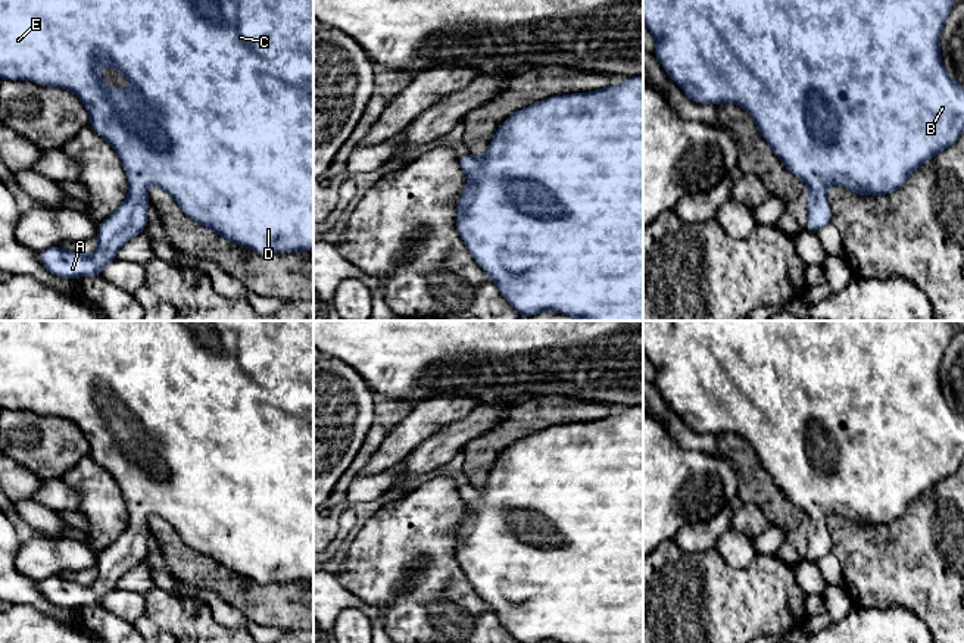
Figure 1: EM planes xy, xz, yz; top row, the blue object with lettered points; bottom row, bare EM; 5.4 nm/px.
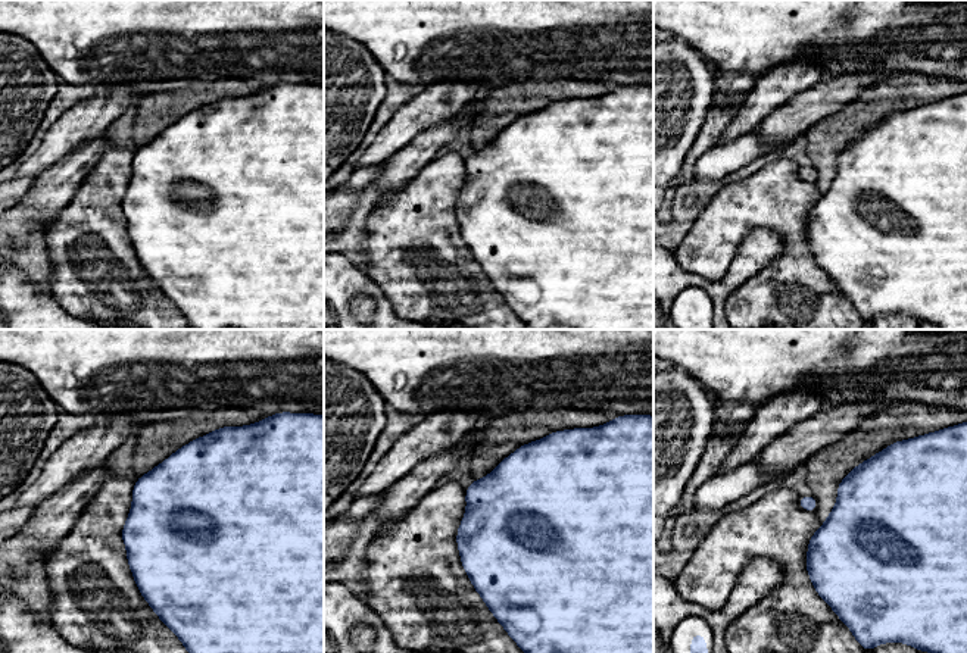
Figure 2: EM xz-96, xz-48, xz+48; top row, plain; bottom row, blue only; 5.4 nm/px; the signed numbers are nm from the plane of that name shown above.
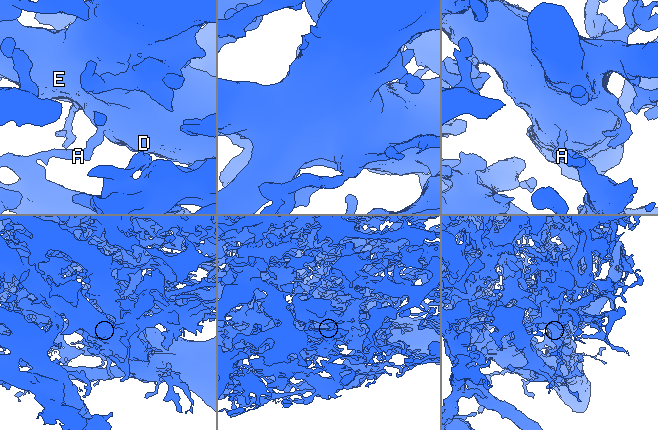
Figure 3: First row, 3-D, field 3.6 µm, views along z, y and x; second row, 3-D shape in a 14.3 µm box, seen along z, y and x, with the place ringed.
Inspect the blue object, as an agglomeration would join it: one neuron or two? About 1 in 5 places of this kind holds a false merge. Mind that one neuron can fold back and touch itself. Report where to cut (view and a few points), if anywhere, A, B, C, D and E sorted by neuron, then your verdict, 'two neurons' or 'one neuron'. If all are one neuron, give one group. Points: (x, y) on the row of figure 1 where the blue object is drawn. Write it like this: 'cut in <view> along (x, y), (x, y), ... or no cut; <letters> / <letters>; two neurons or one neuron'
no cut; A B C D E; one neuron

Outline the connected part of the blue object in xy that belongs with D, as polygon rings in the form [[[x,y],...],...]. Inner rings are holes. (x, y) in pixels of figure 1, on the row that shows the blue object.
[[[0,0],[0,81],[3,79],[32,81],[44,87],[57,87],[72,91],[87,109],[93,131],[115,149],[130,182],[130,191],[124,203],[109,218],[99,224],[99,244],[91,255],[85,256],[78,252],[65,250],[59,246],[37,252],[40,262],[47,272],[63,278],[102,277],[104,266],[116,259],[119,247],[135,235],[144,232],[149,207],[152,206],[147,188],[152,184],[165,190],[188,219],[206,227],[230,243],[261,255],[290,253],[299,250],[313,252],[313,0]],[[103,65],[121,72],[134,88],[131,91],[121,91],[116,85],[106,85],[102,81],[100,72]]]

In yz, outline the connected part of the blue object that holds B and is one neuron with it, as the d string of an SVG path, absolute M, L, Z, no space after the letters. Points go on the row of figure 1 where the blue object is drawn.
M643 0L643 22L655 38L655 57L681 91L698 104L734 103L754 119L779 160L808 185L807 231L815 234L832 222L826 187L837 184L857 196L889 196L911 172L954 146L964 132L964 87L954 81L940 57L940 34L955 0Z

